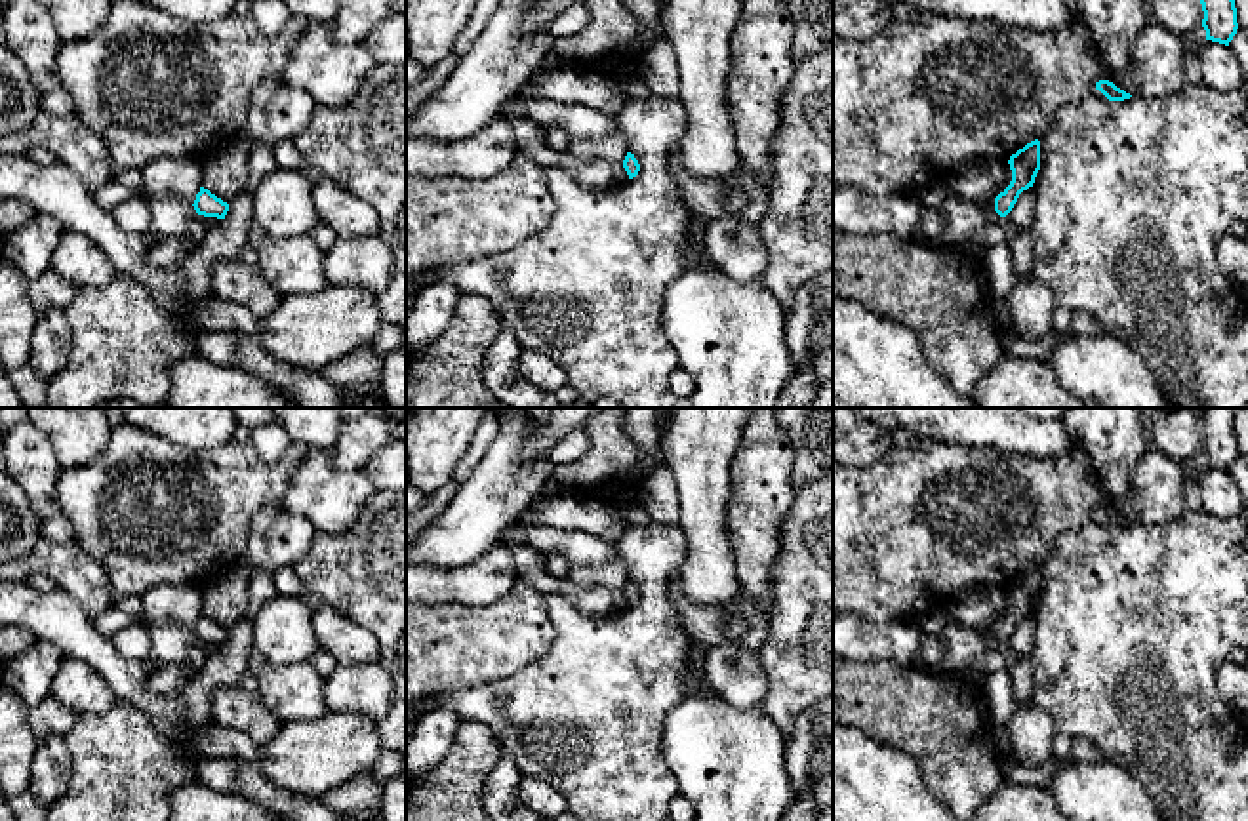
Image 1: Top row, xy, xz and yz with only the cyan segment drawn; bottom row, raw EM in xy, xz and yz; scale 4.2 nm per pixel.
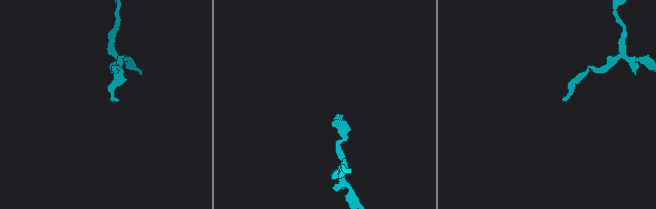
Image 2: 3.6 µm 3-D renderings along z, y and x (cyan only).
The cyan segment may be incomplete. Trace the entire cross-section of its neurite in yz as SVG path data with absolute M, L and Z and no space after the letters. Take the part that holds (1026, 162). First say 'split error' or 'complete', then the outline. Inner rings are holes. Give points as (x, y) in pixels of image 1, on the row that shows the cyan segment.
complete; M1035 139L1019 149L1008 160L1012 170L1010 185L995 198L995 211L1000 217L1006 217L1014 204L1017 202L1019 194L1033 187L1035 177L1040 170L1040 141Z

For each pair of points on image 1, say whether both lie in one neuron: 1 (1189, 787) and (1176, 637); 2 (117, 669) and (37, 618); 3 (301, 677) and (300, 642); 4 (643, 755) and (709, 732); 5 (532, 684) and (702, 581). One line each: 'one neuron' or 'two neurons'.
1: one neuron
2: one neuron
3: two neurons
4: two neurons
5: two neurons

